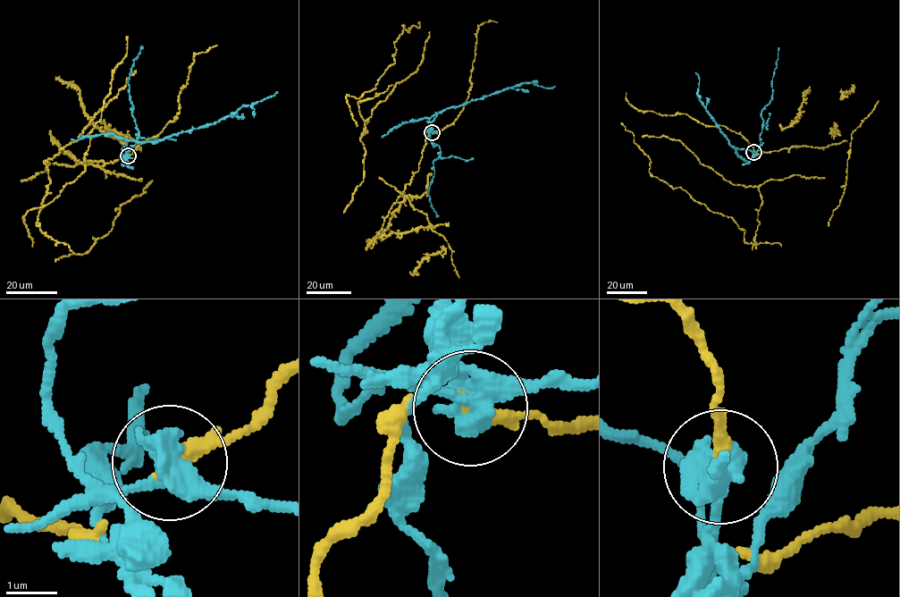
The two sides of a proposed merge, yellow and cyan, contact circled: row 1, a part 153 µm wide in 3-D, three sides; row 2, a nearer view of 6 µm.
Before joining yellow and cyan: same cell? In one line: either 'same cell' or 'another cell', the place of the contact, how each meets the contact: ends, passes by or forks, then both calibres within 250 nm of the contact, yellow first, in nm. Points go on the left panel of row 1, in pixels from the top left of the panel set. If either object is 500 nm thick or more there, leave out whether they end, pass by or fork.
another cell; at (128, 155); yellow ends there; cyan forks there; 280 nm thick on the yellow side, 360 nm on the other

